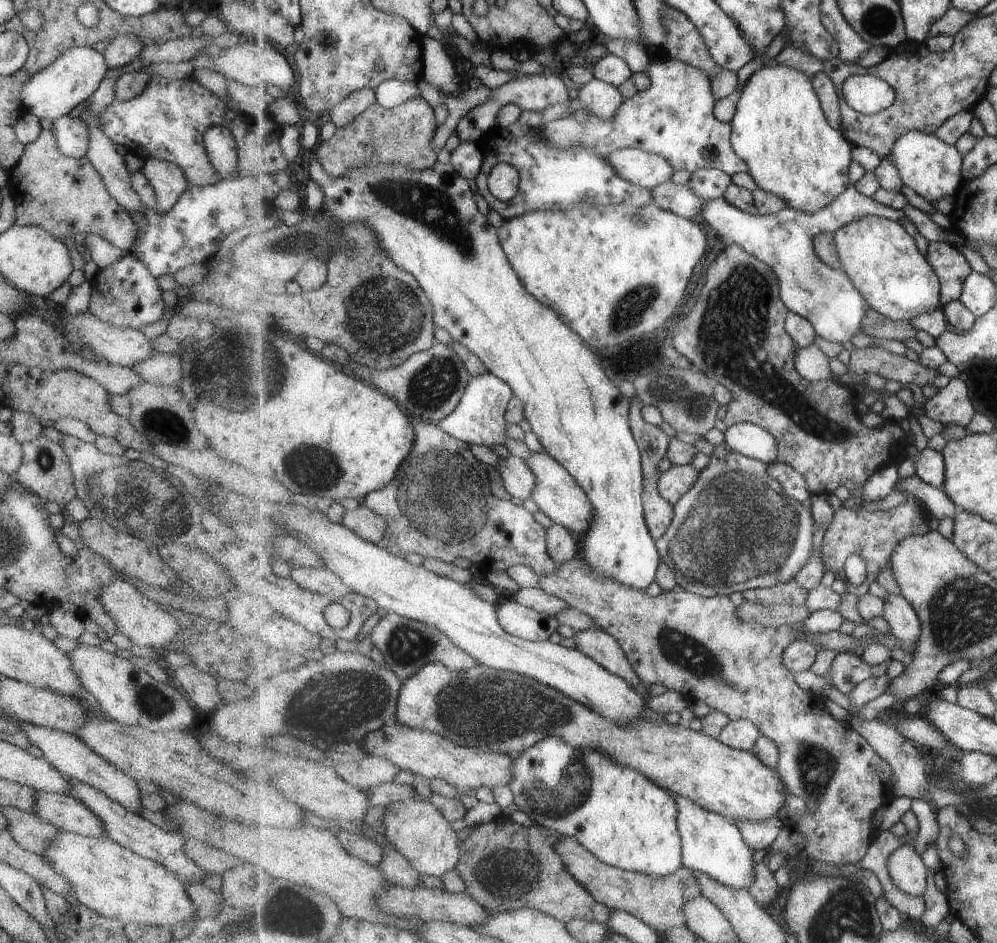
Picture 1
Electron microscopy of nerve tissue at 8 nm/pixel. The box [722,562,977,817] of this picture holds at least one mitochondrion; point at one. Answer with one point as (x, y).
(818, 768)

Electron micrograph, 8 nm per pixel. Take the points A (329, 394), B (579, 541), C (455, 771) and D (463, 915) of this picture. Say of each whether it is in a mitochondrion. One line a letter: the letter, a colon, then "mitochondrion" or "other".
A: other
B: other
C: other
D: other

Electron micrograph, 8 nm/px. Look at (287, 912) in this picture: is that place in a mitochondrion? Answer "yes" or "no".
yes

